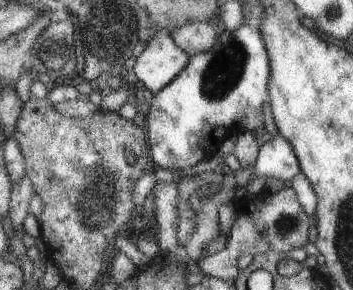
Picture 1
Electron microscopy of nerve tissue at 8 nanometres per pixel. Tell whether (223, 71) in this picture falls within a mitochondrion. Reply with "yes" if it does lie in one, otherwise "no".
yes

